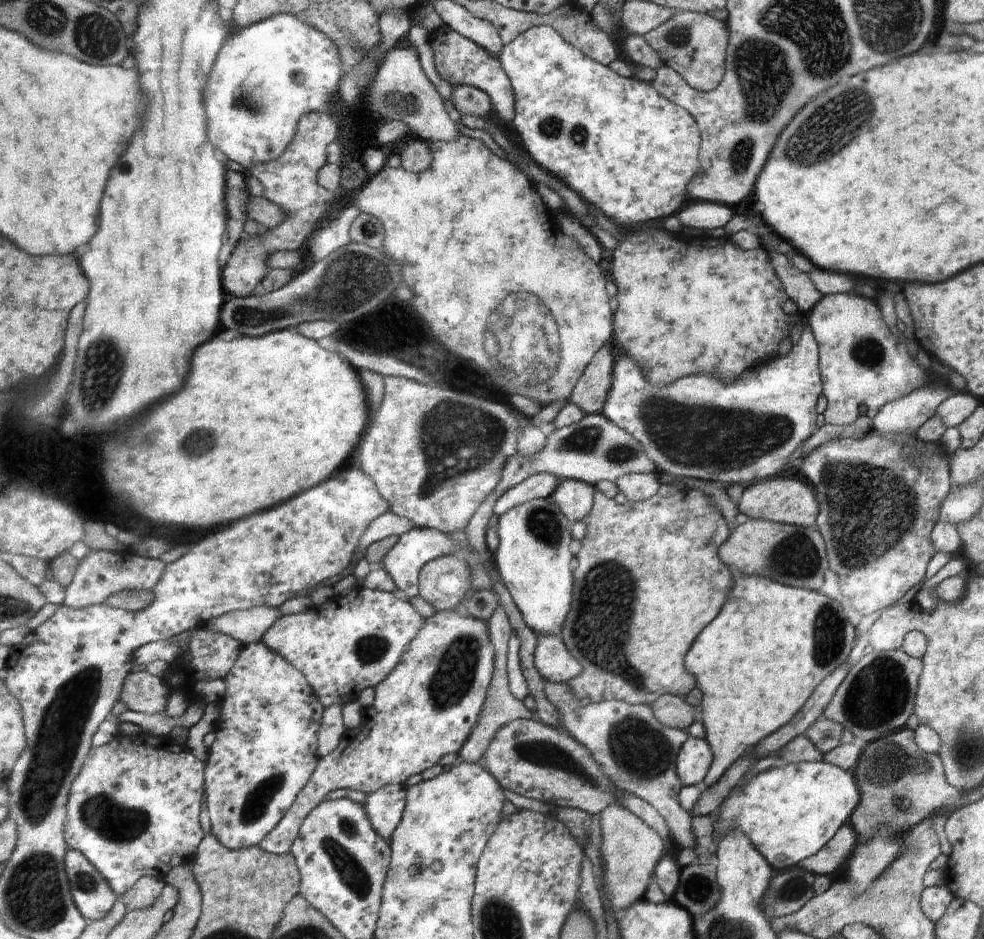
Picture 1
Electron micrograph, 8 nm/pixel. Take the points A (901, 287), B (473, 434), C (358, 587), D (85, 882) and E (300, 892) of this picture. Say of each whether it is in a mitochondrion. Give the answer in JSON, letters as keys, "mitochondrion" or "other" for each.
{"A":"other","B":"mitochondrion","C":"other","D":"mitochondrion","E":"other"}

